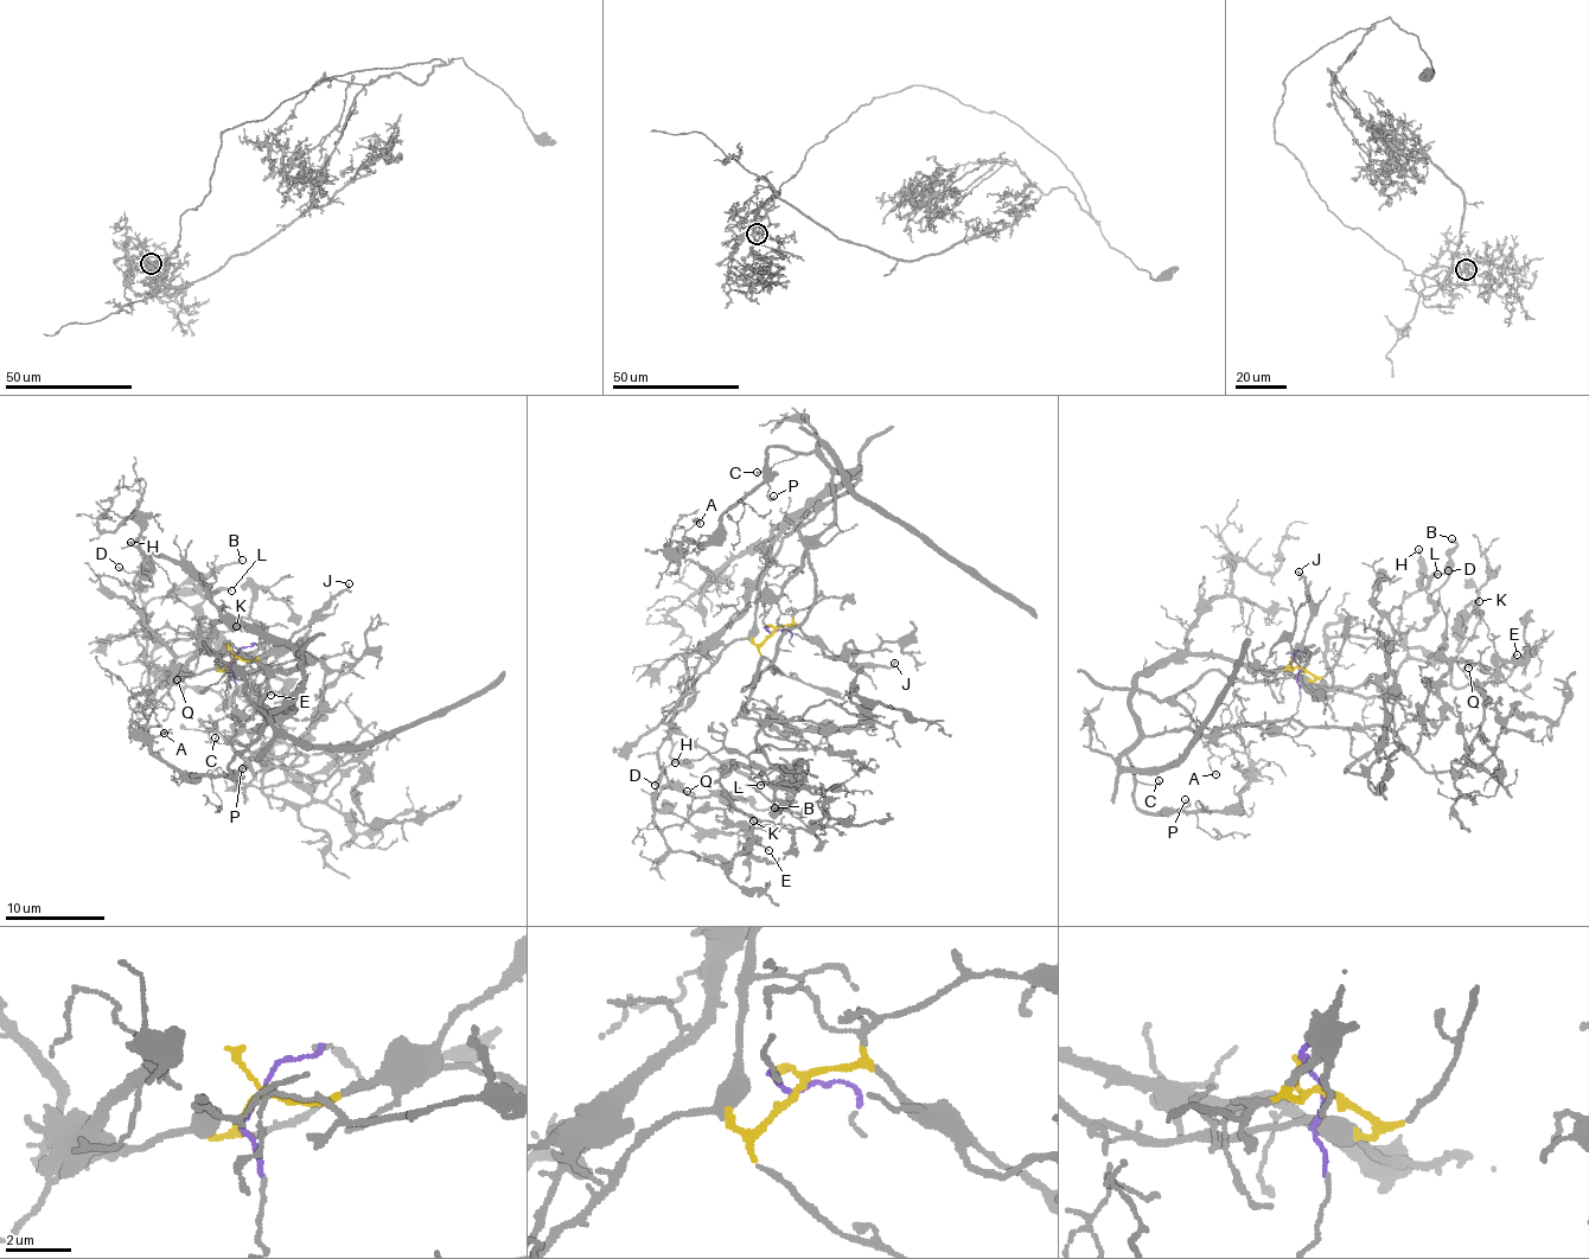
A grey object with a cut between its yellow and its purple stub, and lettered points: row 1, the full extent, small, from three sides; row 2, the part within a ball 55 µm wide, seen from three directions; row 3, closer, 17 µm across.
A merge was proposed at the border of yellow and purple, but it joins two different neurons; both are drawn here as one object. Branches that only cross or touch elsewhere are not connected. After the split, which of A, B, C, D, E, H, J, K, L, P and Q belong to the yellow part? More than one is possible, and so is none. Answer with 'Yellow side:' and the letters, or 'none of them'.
Yellow side: B, D, E, H, J, K, L, Q

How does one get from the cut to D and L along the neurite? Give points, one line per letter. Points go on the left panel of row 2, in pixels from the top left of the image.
D: (235, 658), (227, 668), (160, 681), (132, 602), (136, 573), (119, 567)
L: (235, 658), (227, 668), (160, 681), (145, 656), (153, 633), (166, 626), (189, 634), (208, 599), (233, 590)

